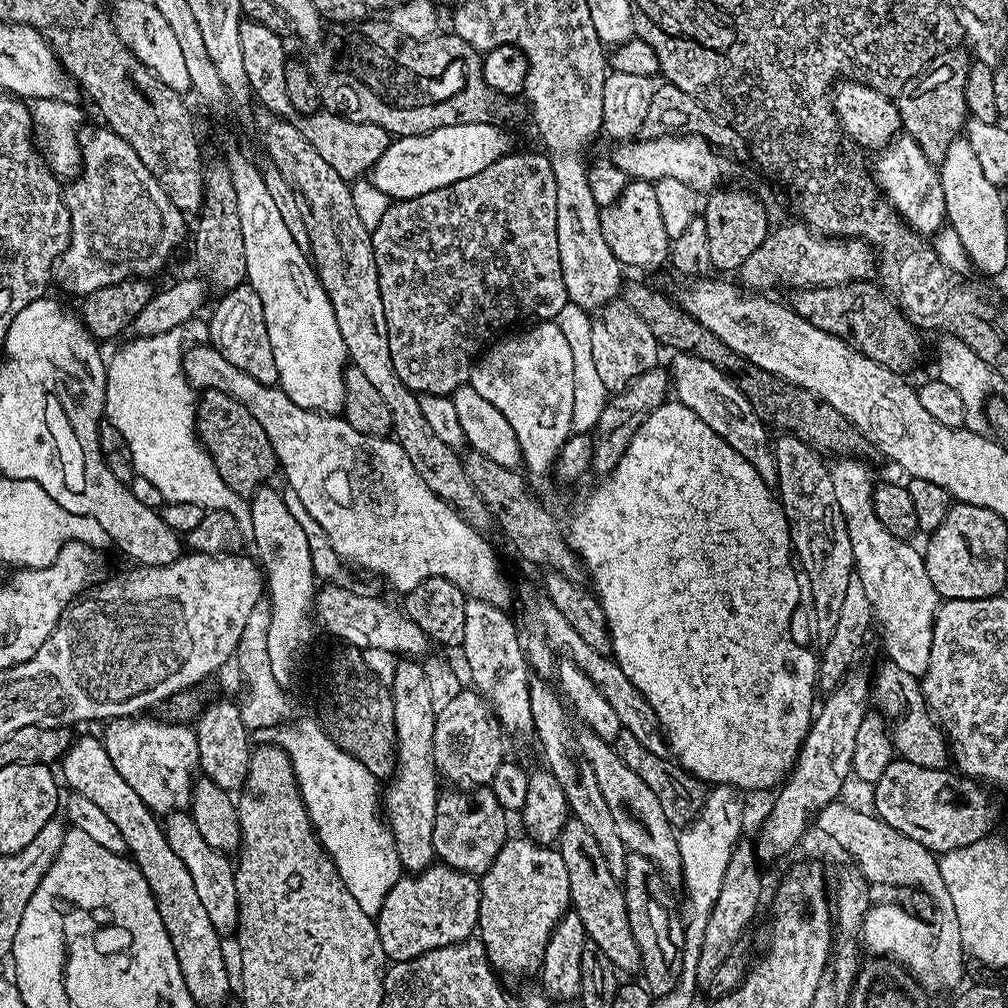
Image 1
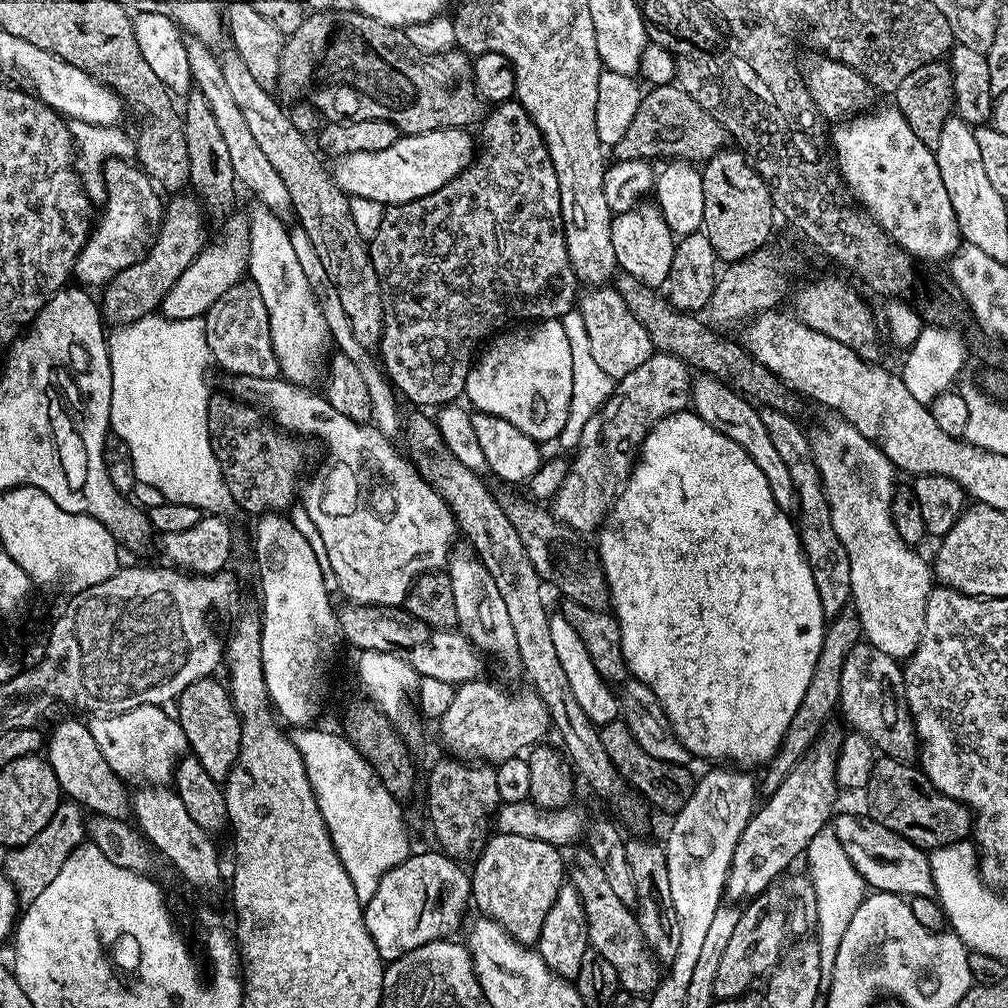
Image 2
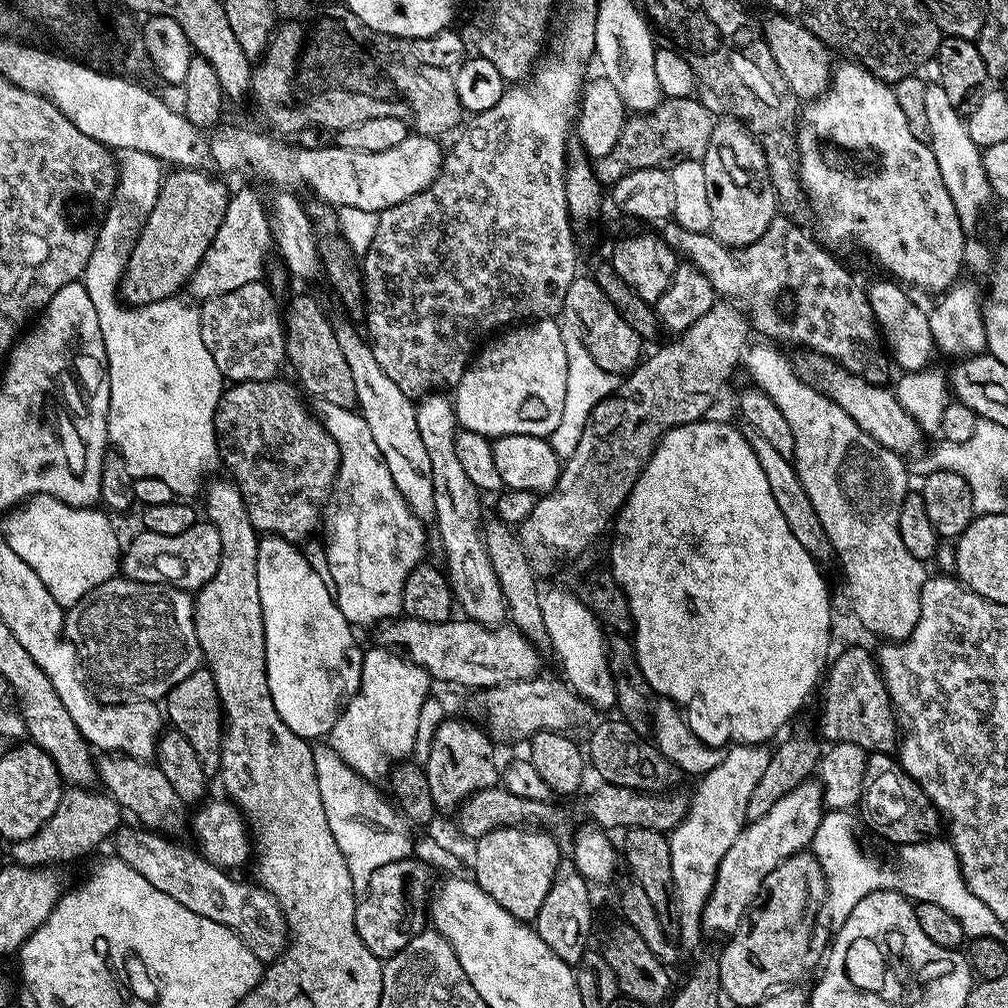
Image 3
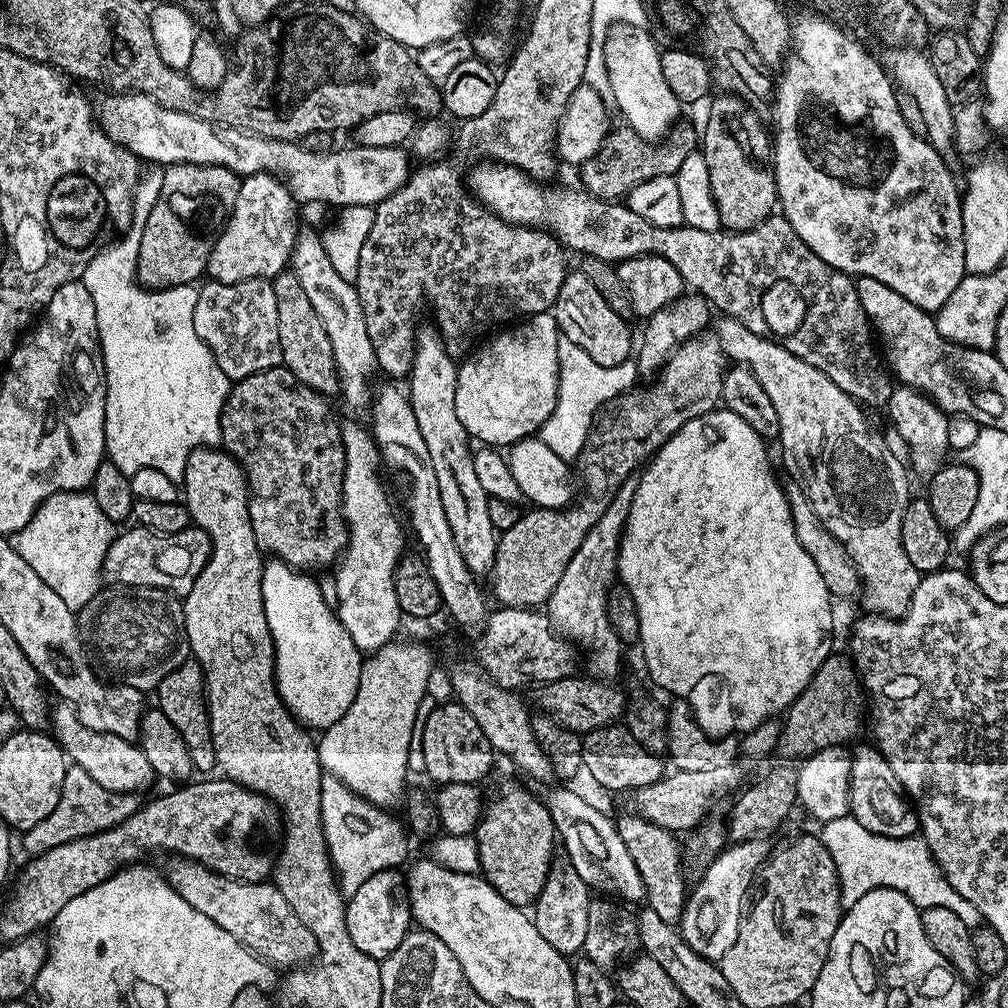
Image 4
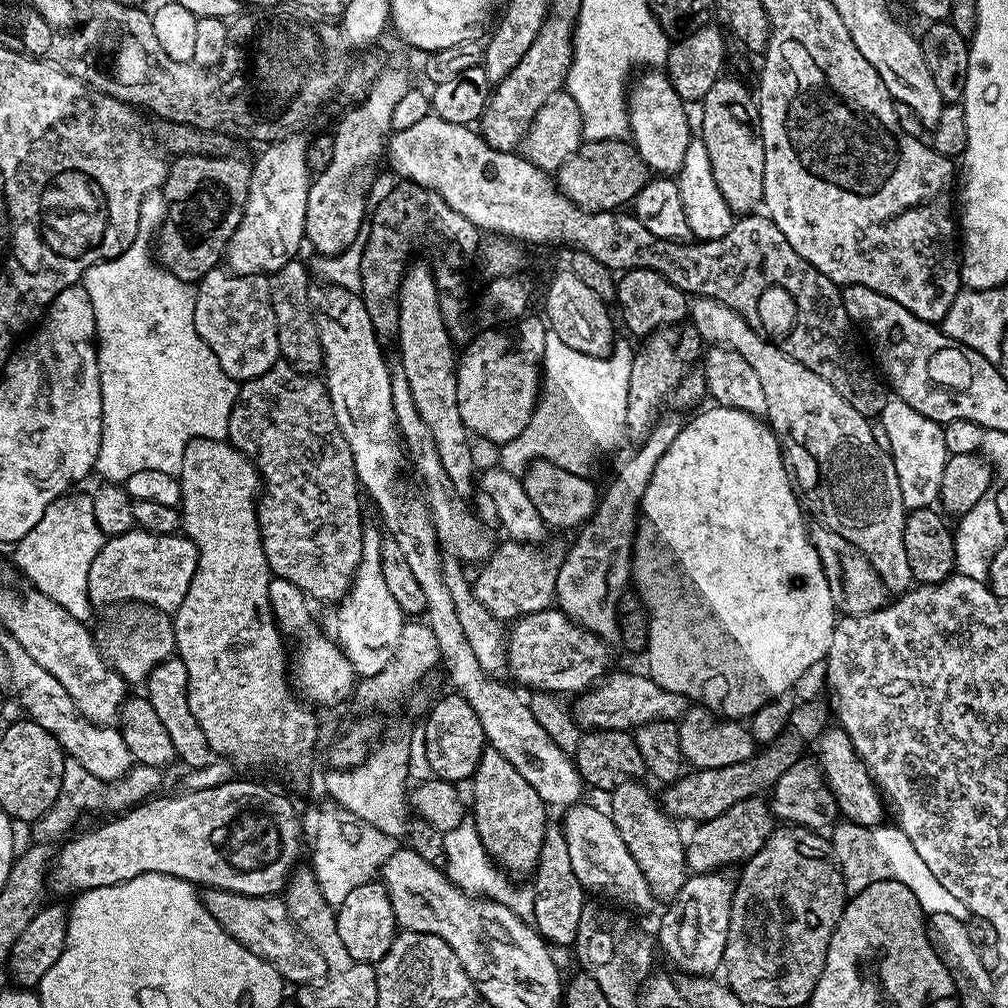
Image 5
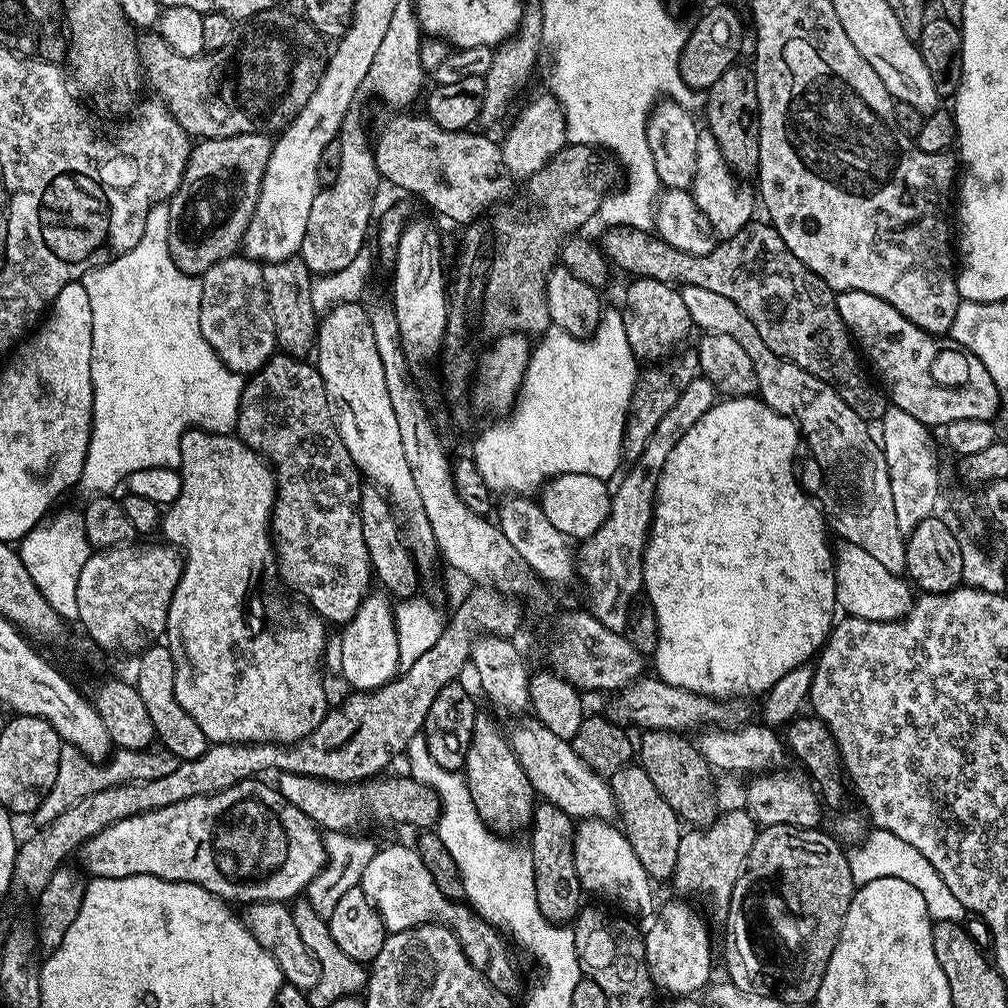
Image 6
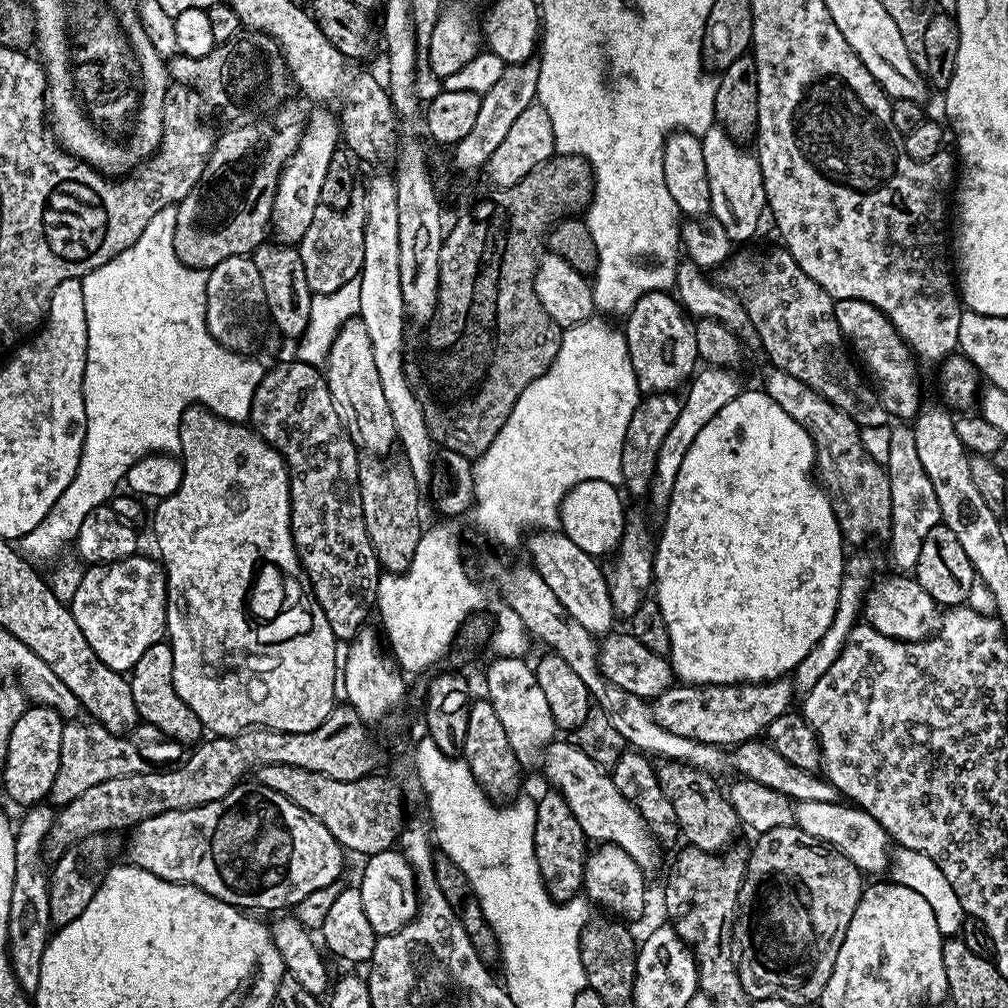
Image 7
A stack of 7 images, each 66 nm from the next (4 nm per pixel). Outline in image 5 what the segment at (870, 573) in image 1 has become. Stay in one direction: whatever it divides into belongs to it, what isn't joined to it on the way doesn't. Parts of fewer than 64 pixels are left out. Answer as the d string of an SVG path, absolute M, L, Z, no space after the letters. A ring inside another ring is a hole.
M703 298L693 299L690 304L690 322L692 326L696 327L696 329L698 330L698 334L700 335L701 341L707 342L709 345L712 346L723 346L725 348L732 348L734 351L737 351L738 354L742 355L743 358L746 358L746 360L750 362L750 365L755 371L755 373L758 374L759 381L762 382L763 393L766 394L766 410L768 412L766 415L766 420L767 423L770 425L772 431L780 437L780 450L784 454L784 464L786 467L788 467L789 473L791 473L791 475L795 477L797 481L804 480L805 490L808 491L809 494L812 495L818 503L820 503L820 512L822 515L824 515L821 516L823 523L827 524L828 527L833 528L833 530L836 531L838 534L842 534L842 538L846 538L846 542L850 542L854 546L858 546L858 550L862 550L862 554L866 554L866 558L870 562L870 566L874 566L874 570L878 570L878 574L882 578L882 582L887 586L889 593L903 594L907 592L909 588L913 587L914 581L912 578L912 571L910 570L910 558L906 558L906 546L904 545L904 518L906 515L906 509L904 507L904 503L902 502L902 486L898 486L898 473L894 471L894 462L892 461L891 456L889 456L888 454L887 447L885 447L885 445L881 443L881 441L878 439L877 433L874 431L874 428L874 433L872 433L872 428L870 425L868 425L871 424L869 417L863 416L862 414L858 414L858 410L854 410L854 406L850 406L850 402L846 402L846 398L842 398L842 394L838 394L838 390L834 390L834 386L830 386L830 382L826 382L826 378L818 378L818 374L814 374L814 370L810 370L806 366L802 366L802 362L798 362L794 358L790 358L787 354L785 354L785 352L782 351L781 348L779 348L778 346L774 346L773 344L769 344L768 341L762 339L759 334L757 334L756 331L741 318L741 316L739 316L737 312L735 312L734 310L730 310L730 306L726 306L725 304L723 304L722 302L718 302L717 300L706 300Z

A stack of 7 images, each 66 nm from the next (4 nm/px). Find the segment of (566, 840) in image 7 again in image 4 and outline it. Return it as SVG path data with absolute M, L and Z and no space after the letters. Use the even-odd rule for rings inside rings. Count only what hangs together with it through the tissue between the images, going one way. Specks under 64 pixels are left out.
M553 855L552 865L546 874L546 886L542 886L542 894L538 894L534 905L534 919L538 926L538 934L542 934L542 938L546 938L550 946L554 946L554 950L569 958L575 957L586 942L589 899L588 884L582 882L571 855Z

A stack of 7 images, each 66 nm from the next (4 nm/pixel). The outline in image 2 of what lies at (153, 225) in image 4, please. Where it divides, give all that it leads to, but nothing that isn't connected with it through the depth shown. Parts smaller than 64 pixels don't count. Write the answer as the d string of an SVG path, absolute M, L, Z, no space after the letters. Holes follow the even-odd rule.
M176 194L167 201L164 219L160 222L160 231L156 233L151 248L134 266L126 266L107 284L103 285L102 316L109 325L119 326L138 322L142 318L153 315L160 303L170 294L170 286L178 282L181 276L198 258L198 254L206 247L204 240L204 220L206 209L195 195Z

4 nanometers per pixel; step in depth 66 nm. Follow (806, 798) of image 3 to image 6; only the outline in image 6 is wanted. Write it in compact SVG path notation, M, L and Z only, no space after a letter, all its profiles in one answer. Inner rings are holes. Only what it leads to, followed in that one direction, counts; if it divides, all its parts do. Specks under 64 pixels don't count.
M683 899L672 900L660 913L655 913L656 921L643 933L644 953L648 963L648 973L653 985L664 992L669 992L672 998L688 998L700 994L704 987L709 987L708 979L712 976L712 940L708 937L708 928L700 921L700 916Z

